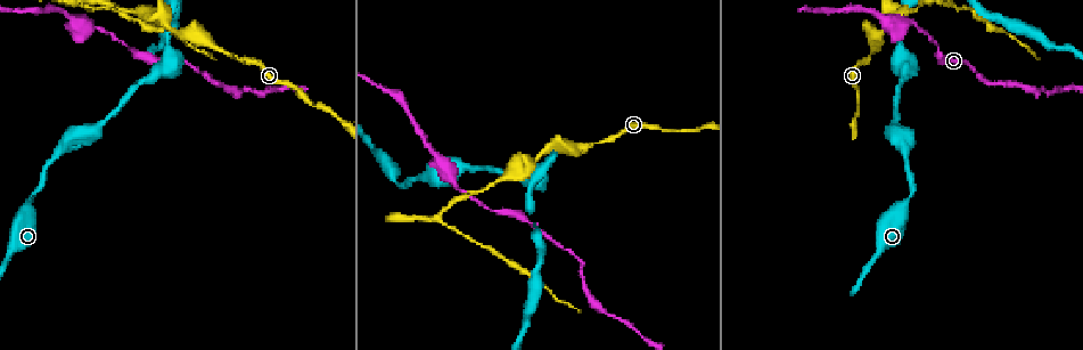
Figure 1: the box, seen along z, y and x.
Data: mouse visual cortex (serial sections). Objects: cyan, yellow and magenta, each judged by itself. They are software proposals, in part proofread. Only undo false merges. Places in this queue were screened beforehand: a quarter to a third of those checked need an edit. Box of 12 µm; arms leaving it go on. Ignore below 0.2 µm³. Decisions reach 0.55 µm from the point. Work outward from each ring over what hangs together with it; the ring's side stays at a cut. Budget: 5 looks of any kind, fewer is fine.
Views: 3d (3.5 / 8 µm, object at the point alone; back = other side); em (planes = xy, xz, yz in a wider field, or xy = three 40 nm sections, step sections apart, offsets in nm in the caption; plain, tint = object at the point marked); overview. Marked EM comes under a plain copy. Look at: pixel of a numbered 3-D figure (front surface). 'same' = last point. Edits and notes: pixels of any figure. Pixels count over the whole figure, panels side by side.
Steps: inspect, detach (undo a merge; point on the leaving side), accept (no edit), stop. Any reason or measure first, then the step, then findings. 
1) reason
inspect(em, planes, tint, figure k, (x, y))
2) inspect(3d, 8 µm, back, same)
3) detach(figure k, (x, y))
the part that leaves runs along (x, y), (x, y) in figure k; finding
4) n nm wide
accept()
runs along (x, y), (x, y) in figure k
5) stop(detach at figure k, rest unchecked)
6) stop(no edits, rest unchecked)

thick turns thin
inspect(3d, 3.5 µm, figure 1, (160, 18))

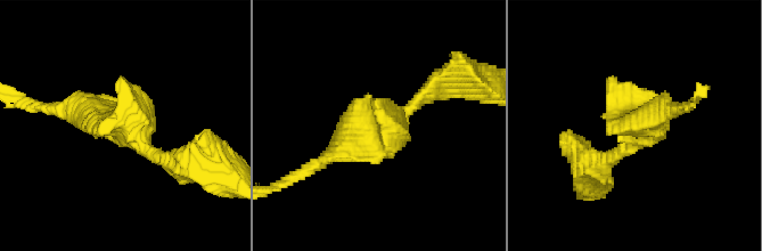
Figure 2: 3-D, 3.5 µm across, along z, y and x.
now the EM
inspect(em, planes, tint, figure 2, (375, 144))

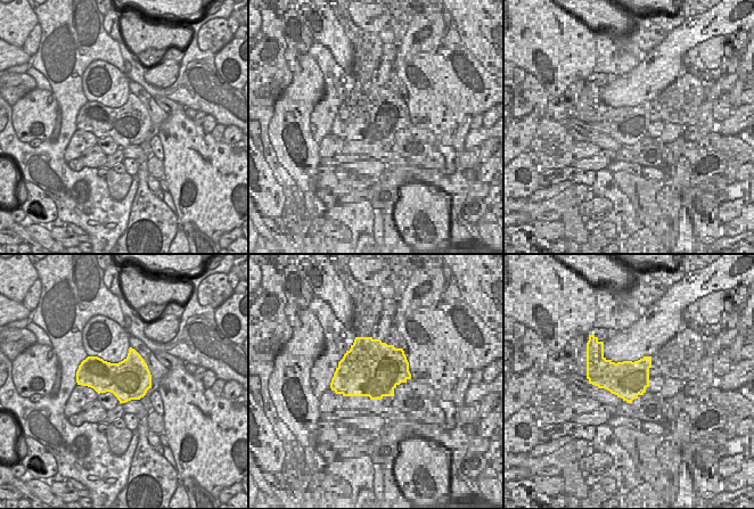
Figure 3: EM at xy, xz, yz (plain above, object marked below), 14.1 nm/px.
accept()
runs along (422, 96), (373, 146), (306, 169) in figure 2; continuous, no second cell

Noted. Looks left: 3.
thick turns thin
inspect(3d, 3.5 µm, figure 1, (883, 19))

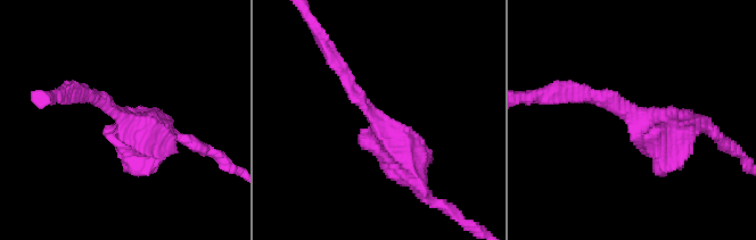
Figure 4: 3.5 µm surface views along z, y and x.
arms of 200, 500 nm
inspect(em, xy, step 3, tint, figure 4, (371, 115))

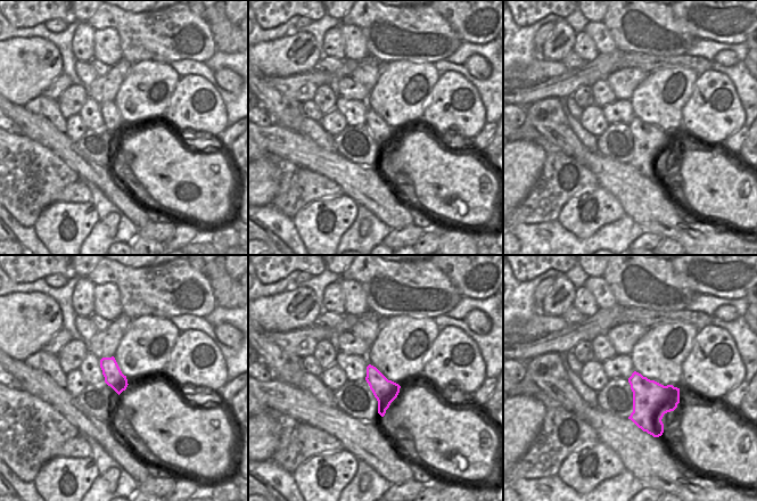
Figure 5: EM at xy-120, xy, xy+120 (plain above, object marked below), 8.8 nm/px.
accept()
runs along (413, 171), (347, 87), (334, 60) in figure 4; continuous, no second cell

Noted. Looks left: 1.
stop(no edits, rest unchecked)

